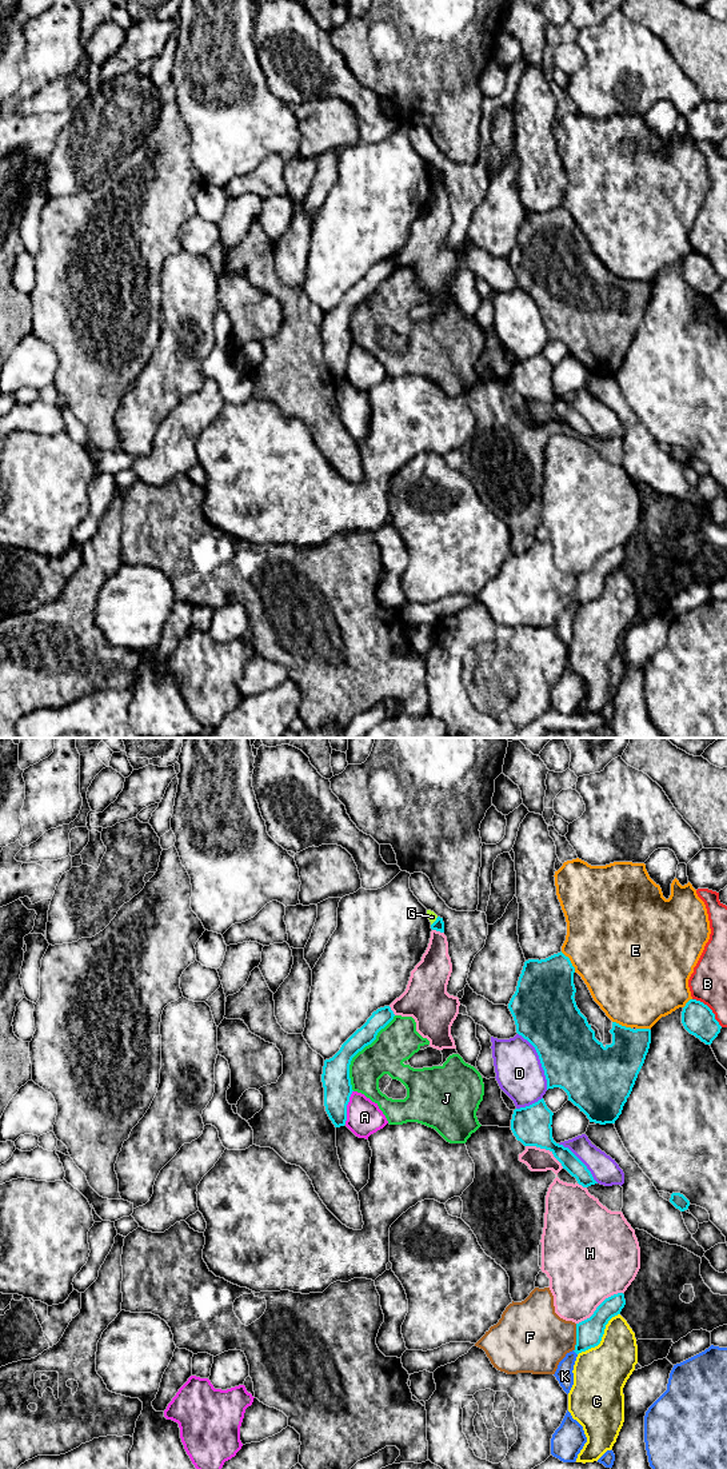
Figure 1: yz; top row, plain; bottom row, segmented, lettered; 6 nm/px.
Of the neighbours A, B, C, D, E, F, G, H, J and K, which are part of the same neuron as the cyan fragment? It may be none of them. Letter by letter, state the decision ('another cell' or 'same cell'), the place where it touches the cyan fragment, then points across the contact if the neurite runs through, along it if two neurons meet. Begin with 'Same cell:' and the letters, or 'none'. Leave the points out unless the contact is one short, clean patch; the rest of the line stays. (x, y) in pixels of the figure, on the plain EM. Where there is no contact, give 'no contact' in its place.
Same cell: none
A: another cell; meets cyan in yz at (346, 360)
B: another cell; meets cyan in yz at (710, 262)
C: another cell; meets cyan in yz at (602, 589)
D: another cell; meets cyan in yz at (540, 314)
E: another cell; meets cyan in yz at (570, 214)
F: another cell; meets cyan in yz at (576, 590)
G: another cell; meets cyan in yz at (435, 174); border along yz (438, 170), (431, 178)
H: another cell; meets cyan in yz at (598, 559)
J: another cell; meets cyan in yz at (359, 303)
K: another cell; meets cyan in yz at (575, 605); border along yz (572, 603), (576, 607)

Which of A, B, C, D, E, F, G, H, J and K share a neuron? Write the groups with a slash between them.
A E / B K / C / D / F / G / H / J

